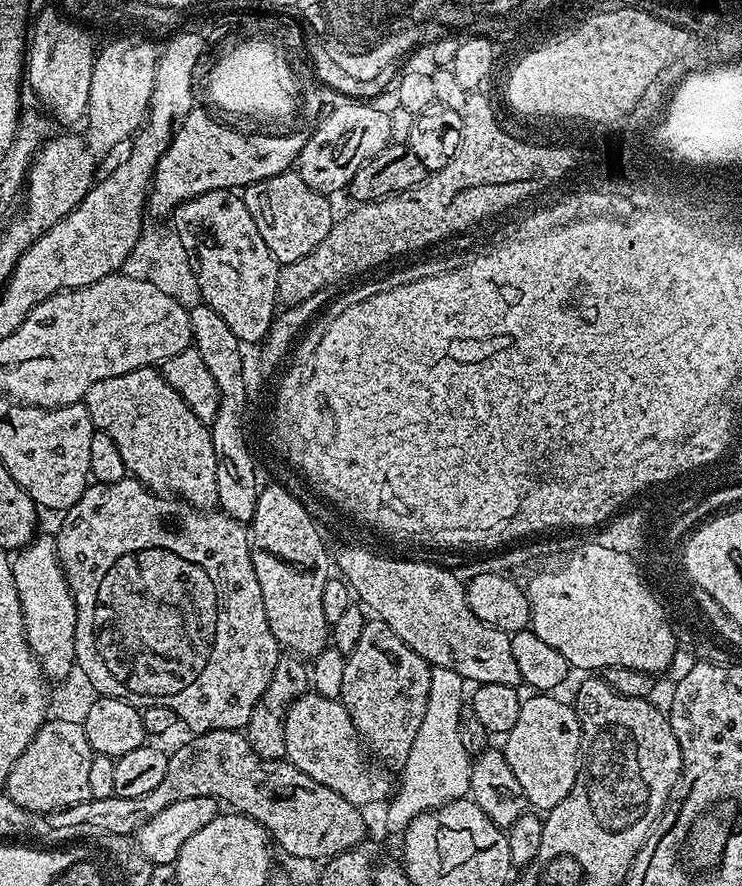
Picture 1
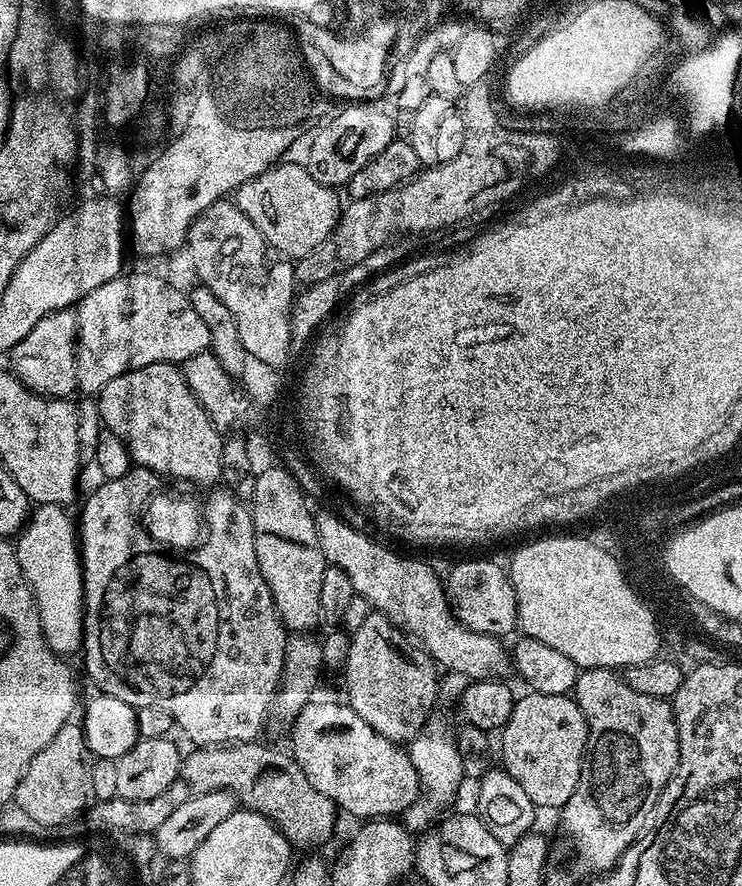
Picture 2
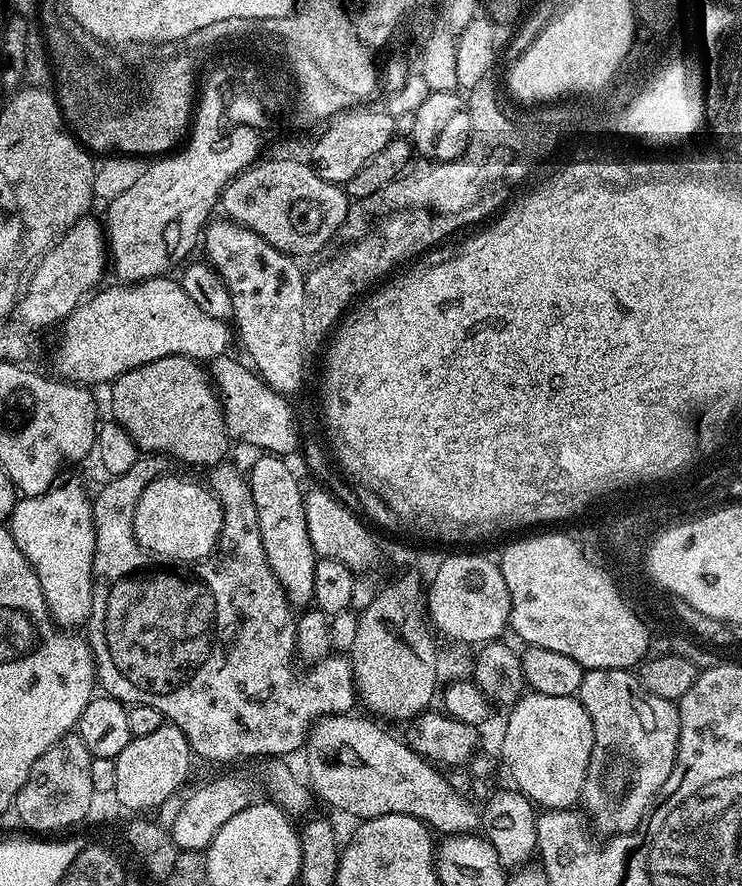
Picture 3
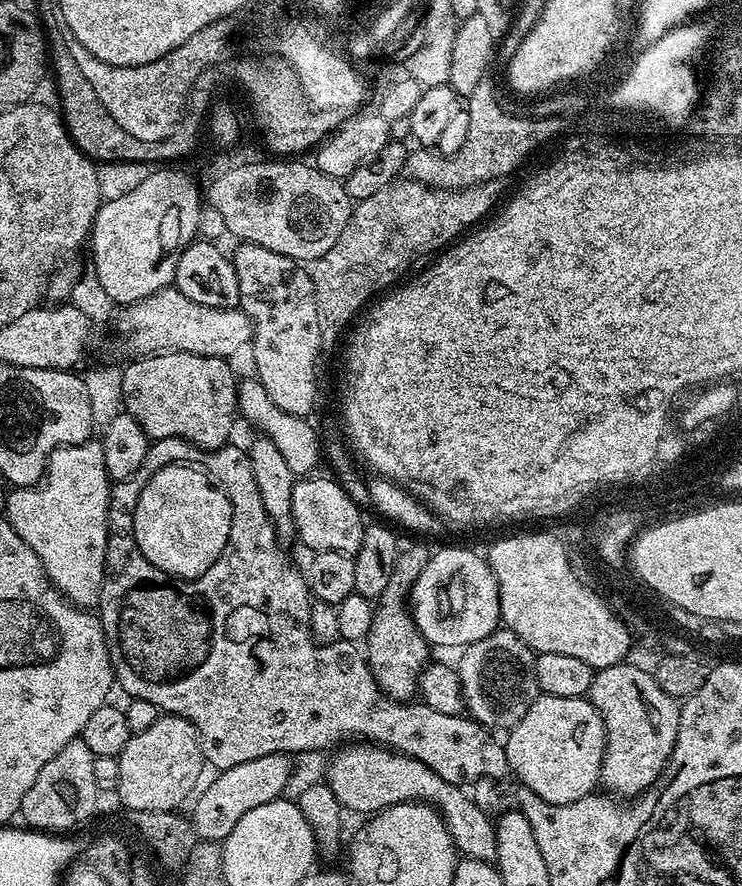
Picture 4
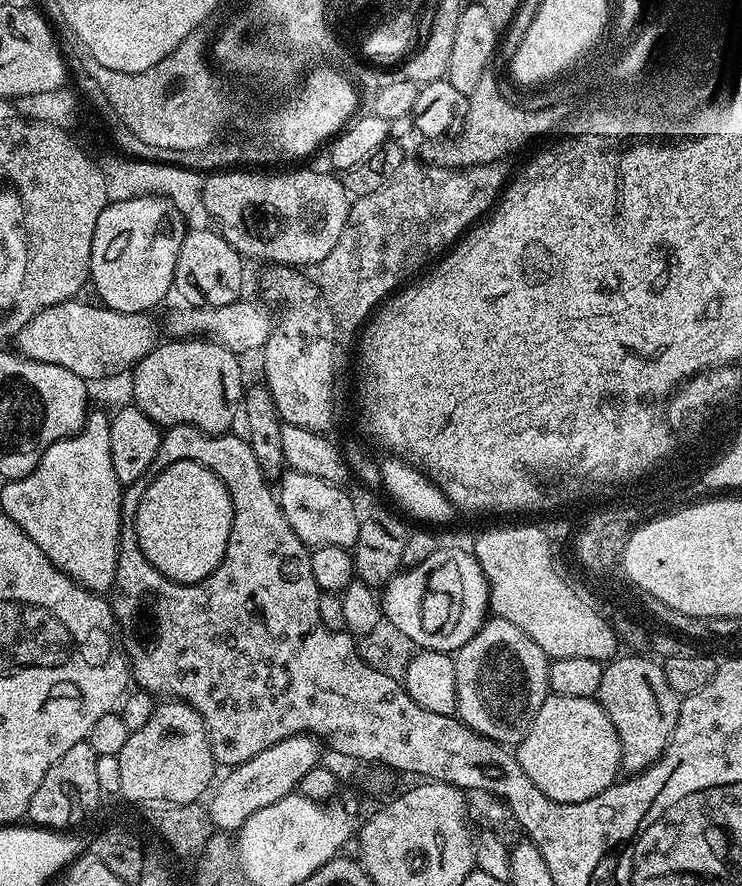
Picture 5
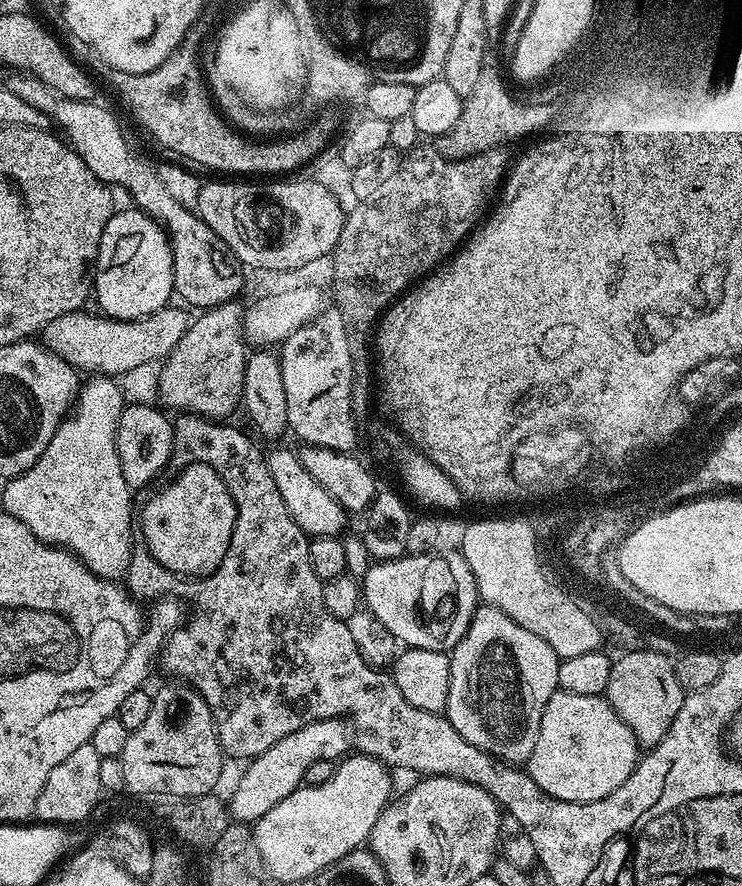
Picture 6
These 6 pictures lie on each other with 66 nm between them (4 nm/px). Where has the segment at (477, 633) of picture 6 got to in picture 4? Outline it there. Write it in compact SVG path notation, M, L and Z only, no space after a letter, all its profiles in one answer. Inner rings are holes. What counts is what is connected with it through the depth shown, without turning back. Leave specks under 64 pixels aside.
M497 630L467 645L459 656L458 671L467 715L489 730L510 730L526 718L526 710L530 710L541 691L536 681L534 653L522 638L507 630Z

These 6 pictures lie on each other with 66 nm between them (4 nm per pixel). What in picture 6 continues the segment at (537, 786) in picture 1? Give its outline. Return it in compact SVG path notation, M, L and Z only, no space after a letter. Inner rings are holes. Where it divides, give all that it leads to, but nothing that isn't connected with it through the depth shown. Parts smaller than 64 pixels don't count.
M557 690L546 702L526 771L546 794L571 804L585 804L614 794L630 778L641 755L635 734L618 718L607 698Z

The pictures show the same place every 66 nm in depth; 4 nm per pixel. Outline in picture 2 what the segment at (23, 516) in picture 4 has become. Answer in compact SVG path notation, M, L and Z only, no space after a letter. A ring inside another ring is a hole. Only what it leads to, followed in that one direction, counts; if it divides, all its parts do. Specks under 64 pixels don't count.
M58 504L39 505L15 537L14 547L18 566L22 566L22 574L36 599L42 634L50 650L72 658L84 642L84 571L80 569L78 524L68 517L68 511Z

